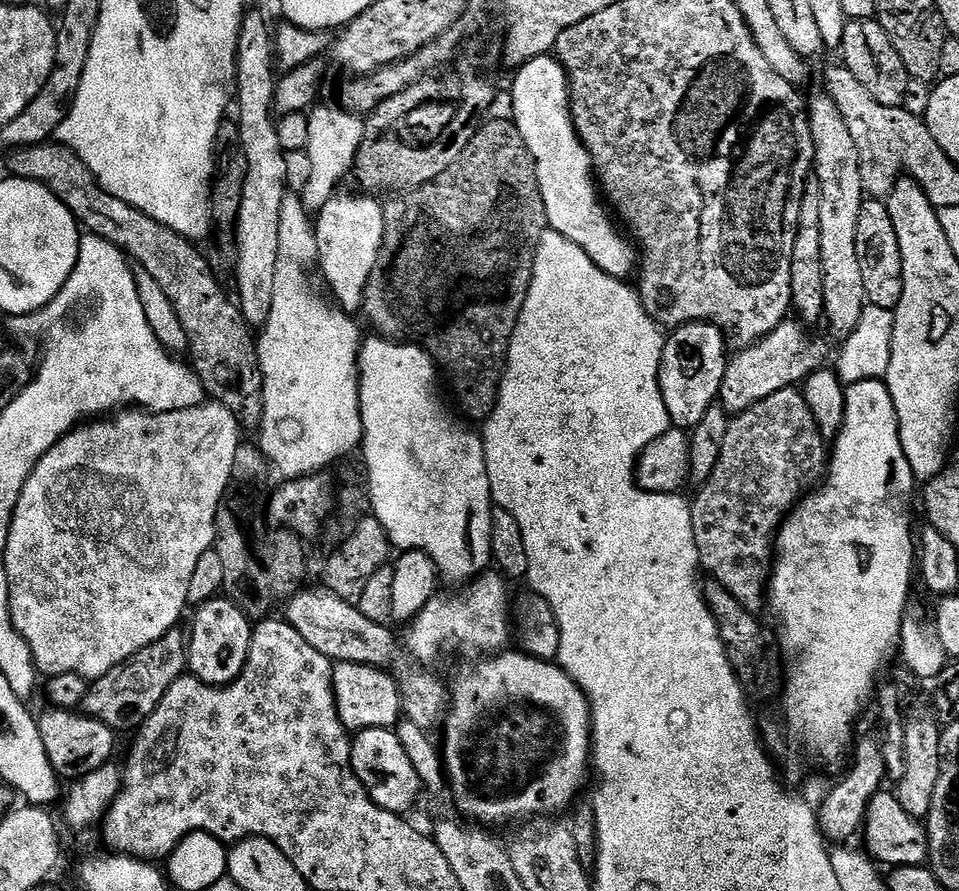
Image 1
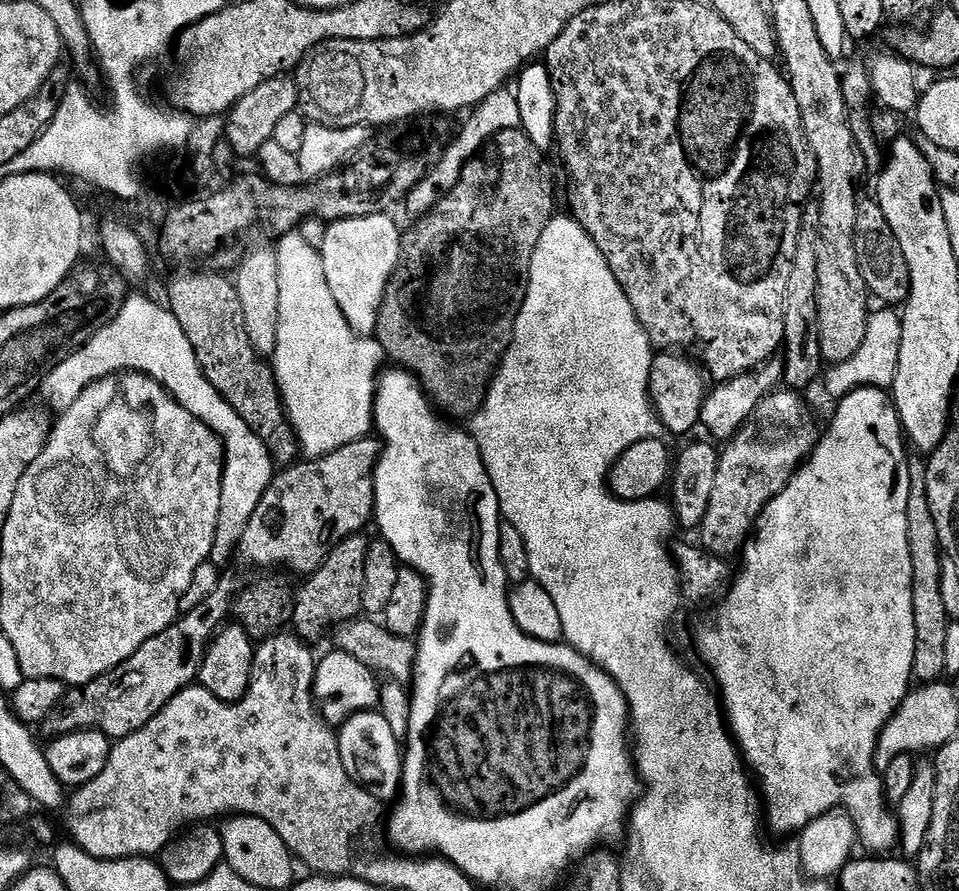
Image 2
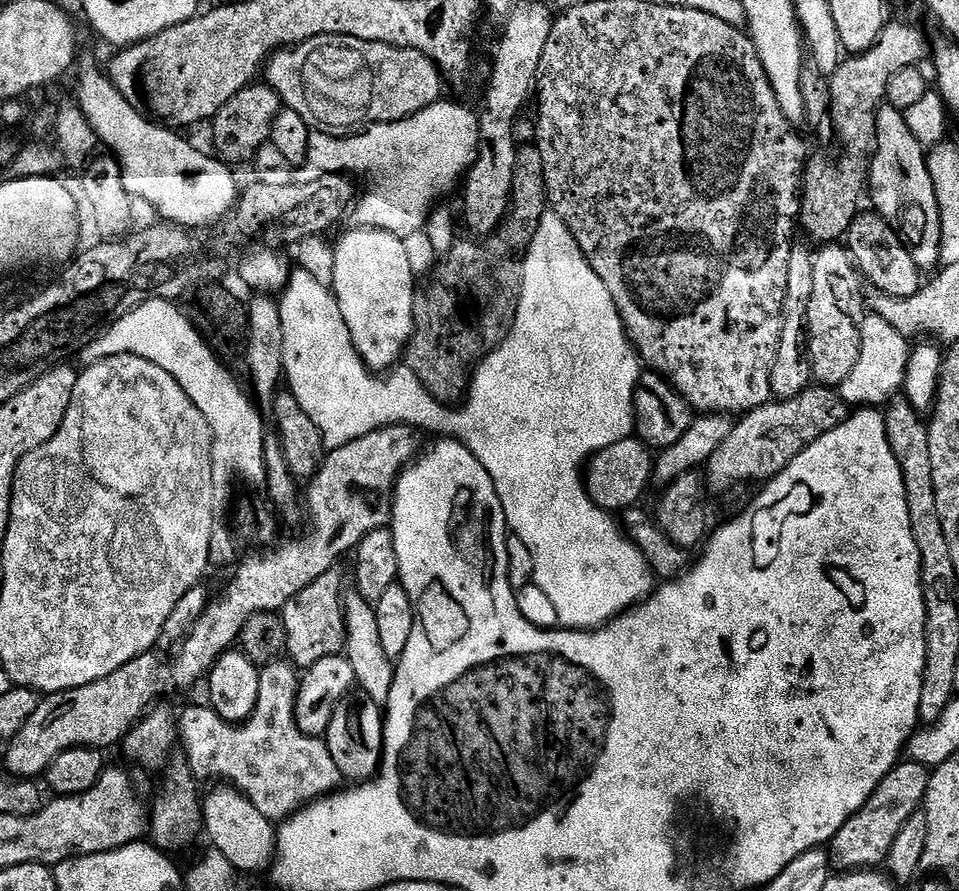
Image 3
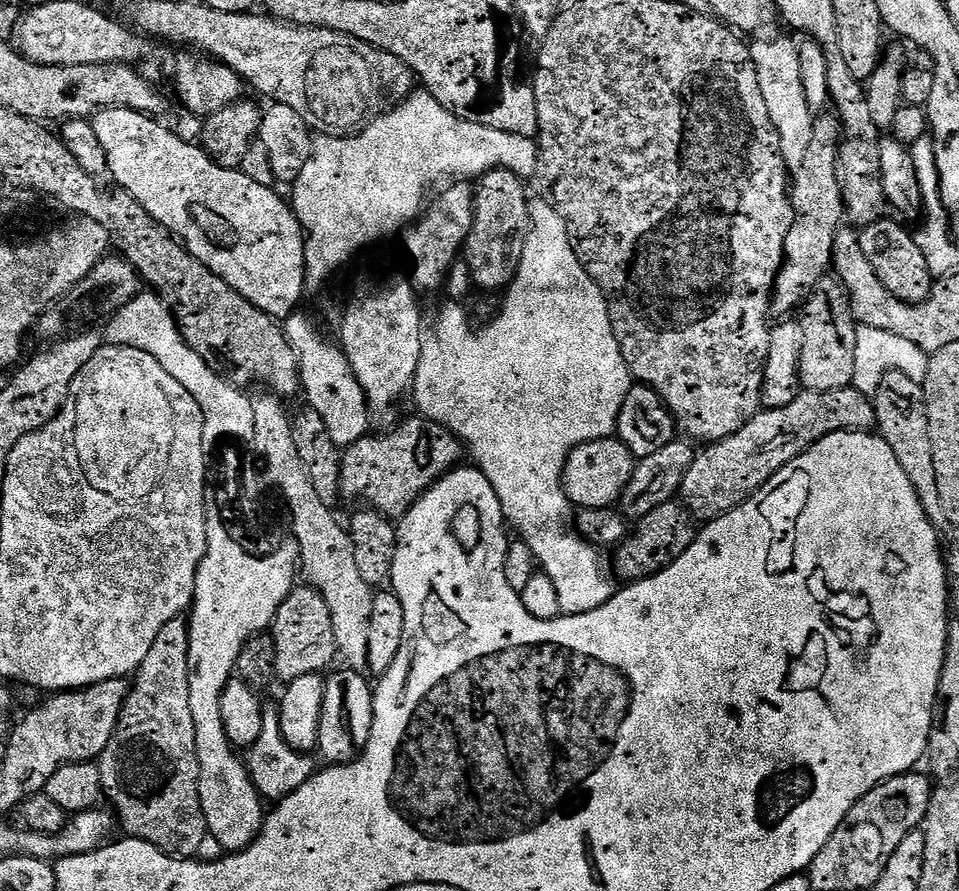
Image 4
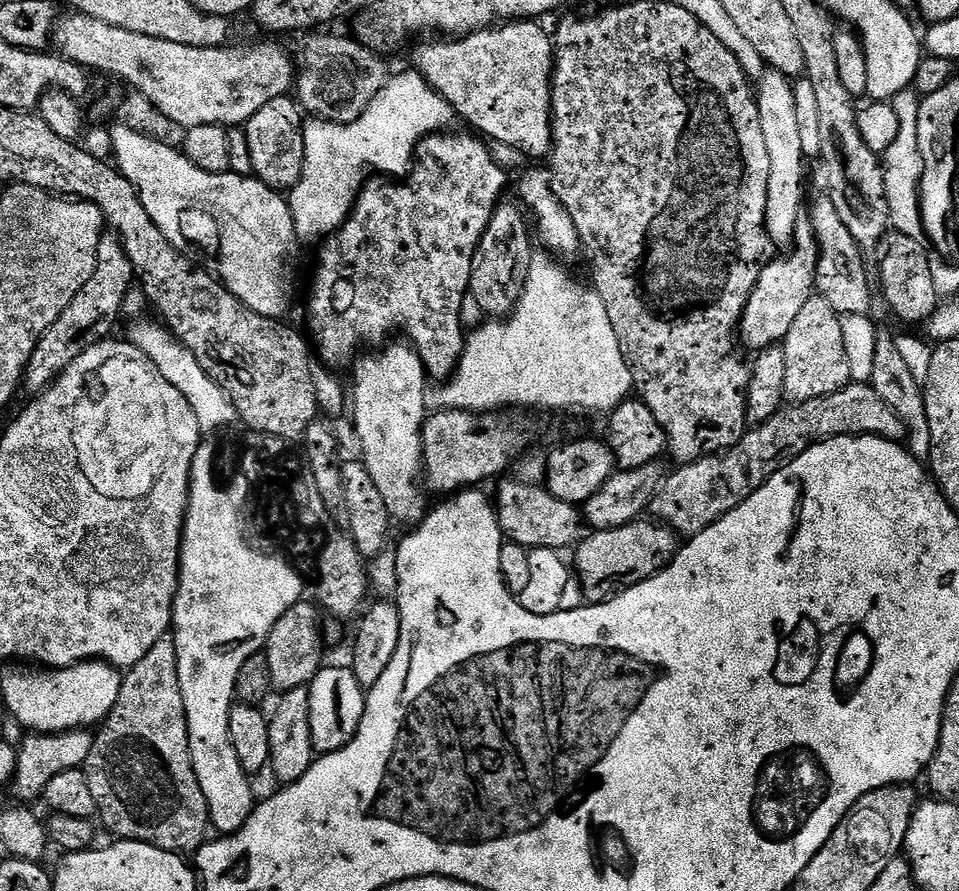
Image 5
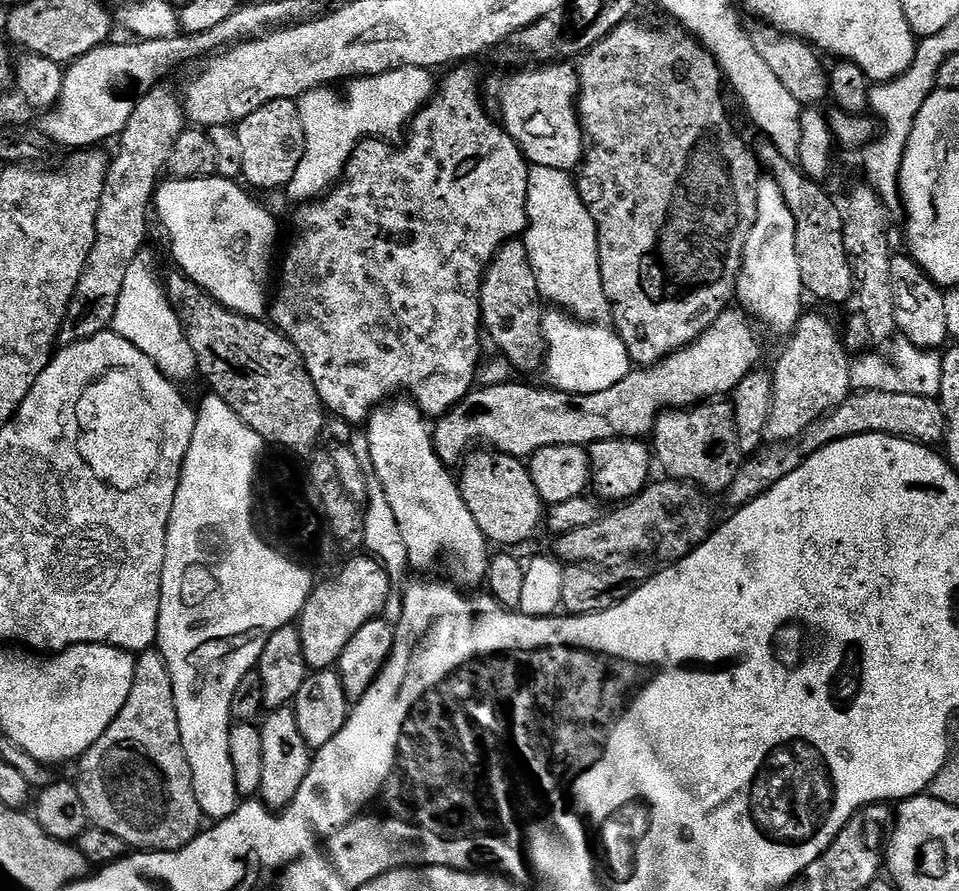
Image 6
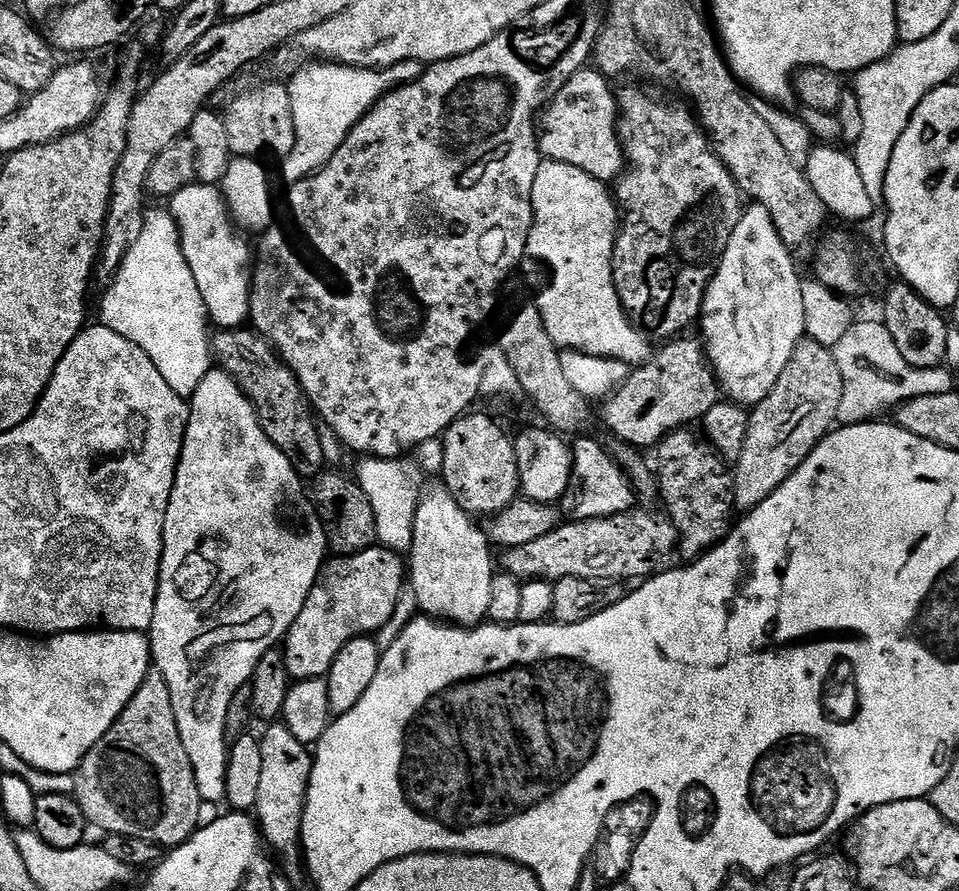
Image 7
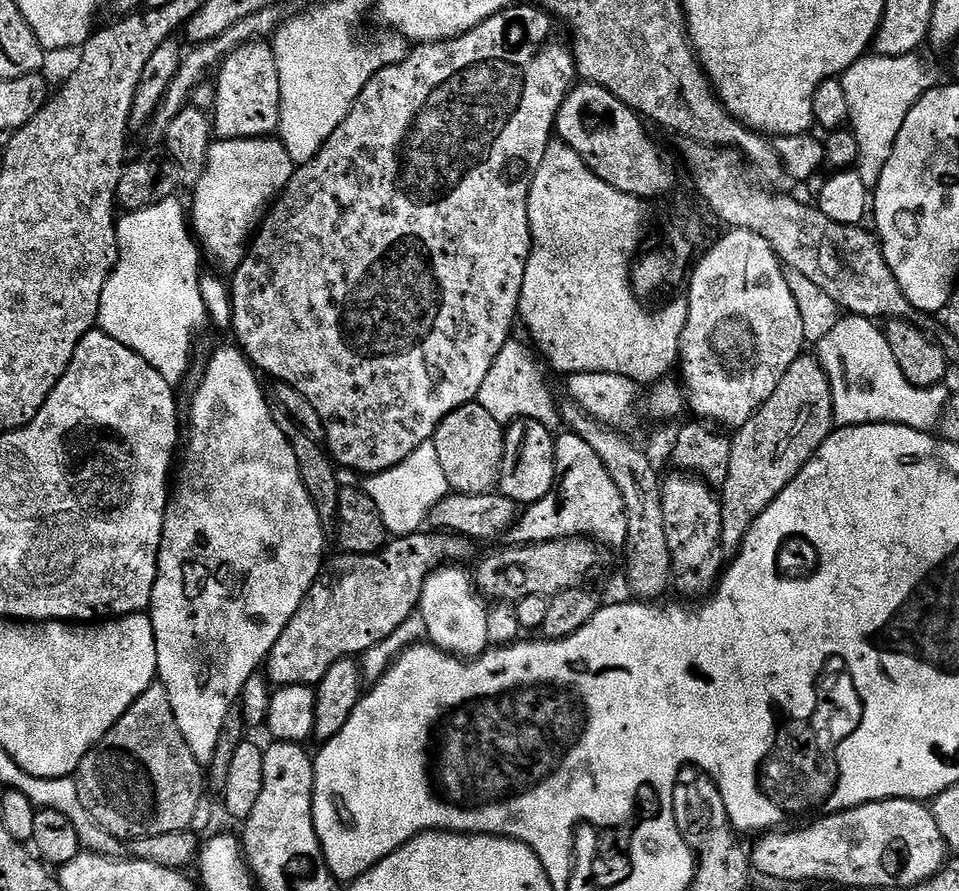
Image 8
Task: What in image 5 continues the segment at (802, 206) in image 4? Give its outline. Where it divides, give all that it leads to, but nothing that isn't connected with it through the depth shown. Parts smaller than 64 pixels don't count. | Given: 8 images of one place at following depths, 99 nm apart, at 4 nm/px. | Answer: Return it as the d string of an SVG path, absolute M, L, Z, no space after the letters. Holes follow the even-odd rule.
M802 214L798 218L795 238L791 247L780 257L769 259L760 269L760 277L746 302L744 317L740 320L739 339L751 350L770 348L779 345L790 334L790 326L798 318L802 306L810 302L816 292L816 271L820 257L820 243L816 240L816 231L812 217Z

